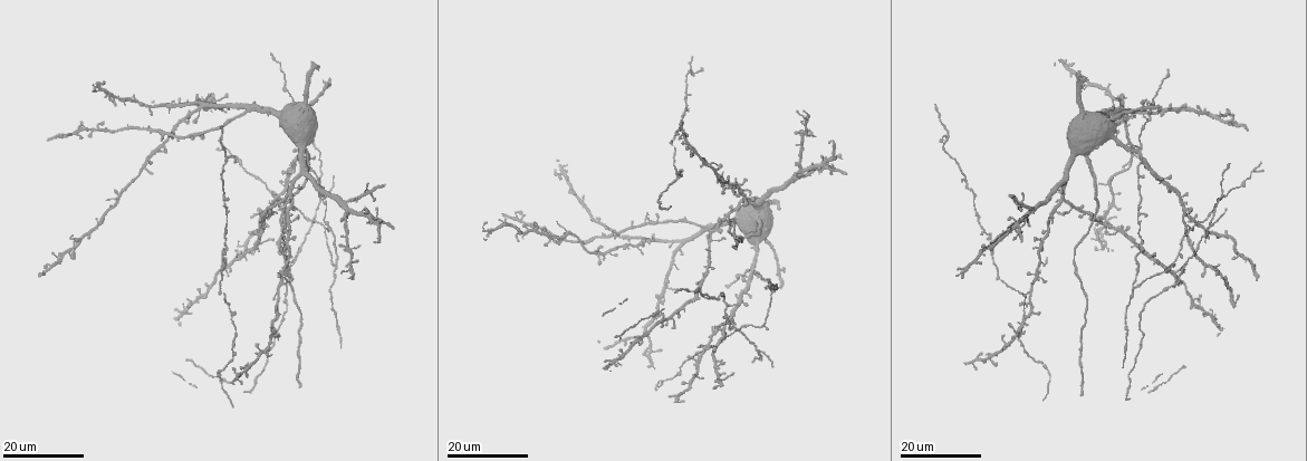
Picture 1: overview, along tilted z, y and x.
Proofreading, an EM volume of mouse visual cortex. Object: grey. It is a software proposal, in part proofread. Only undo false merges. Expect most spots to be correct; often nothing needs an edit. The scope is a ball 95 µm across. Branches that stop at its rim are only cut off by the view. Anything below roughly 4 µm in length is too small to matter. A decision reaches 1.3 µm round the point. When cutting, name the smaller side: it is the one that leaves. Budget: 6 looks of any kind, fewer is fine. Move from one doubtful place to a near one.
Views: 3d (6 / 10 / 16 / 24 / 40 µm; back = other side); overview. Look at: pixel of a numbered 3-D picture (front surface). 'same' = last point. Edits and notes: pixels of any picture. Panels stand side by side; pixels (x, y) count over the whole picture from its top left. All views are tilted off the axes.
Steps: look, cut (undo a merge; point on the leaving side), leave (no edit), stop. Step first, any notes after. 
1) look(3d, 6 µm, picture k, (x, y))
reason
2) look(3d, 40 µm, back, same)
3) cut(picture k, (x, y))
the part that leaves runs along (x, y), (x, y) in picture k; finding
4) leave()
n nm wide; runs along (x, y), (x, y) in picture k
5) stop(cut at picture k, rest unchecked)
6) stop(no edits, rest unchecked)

look(3d, 24 µm, picture 1, (76, 245))
four-way junction

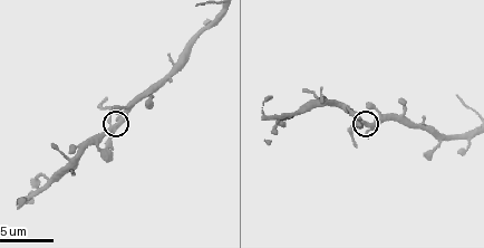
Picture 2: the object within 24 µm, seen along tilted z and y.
look(3d, 10 µm, picture 2, (114, 127))

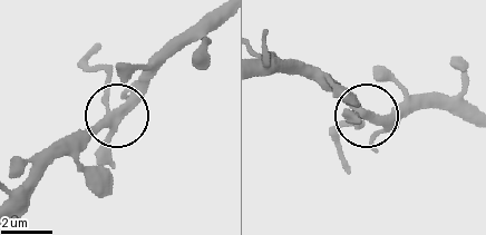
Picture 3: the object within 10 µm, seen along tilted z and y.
leave()
4 arms; runs along (212, 13), (117, 111), (108, 76), (86, 58) in picture 3; continuous, no second cell

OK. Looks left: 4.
look(3d, 16 µm, picture 1, (1148, 259))
four-way junction

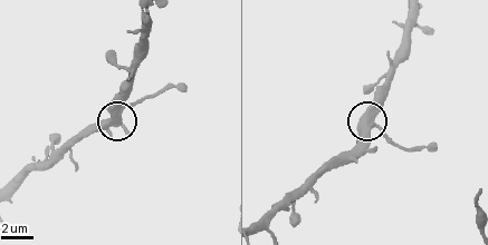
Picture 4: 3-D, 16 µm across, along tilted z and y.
look(3d, 6 µm, picture 4, (123, 110))

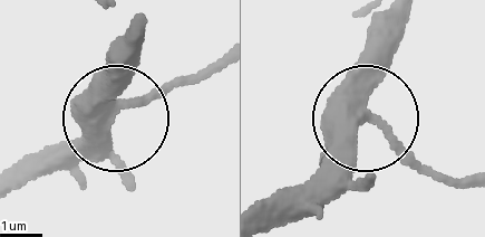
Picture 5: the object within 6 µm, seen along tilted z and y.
leave()
4 arms; runs along (141, 37), (115, 110), (203, 72) in picture 5; one cell here

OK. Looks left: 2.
look(3d, 24 µm, picture 1, (333, 268))
a fork

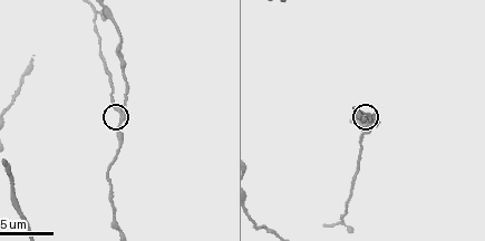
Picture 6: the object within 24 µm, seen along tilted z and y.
look(3d, 6 µm, picture 6, (121, 114))

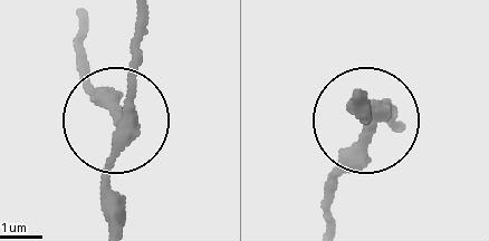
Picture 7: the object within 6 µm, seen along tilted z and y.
leave()
runs along (140, 15), (104, 218) in picture 7; one cell here

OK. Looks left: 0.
stop(no edits, rest unchecked)

